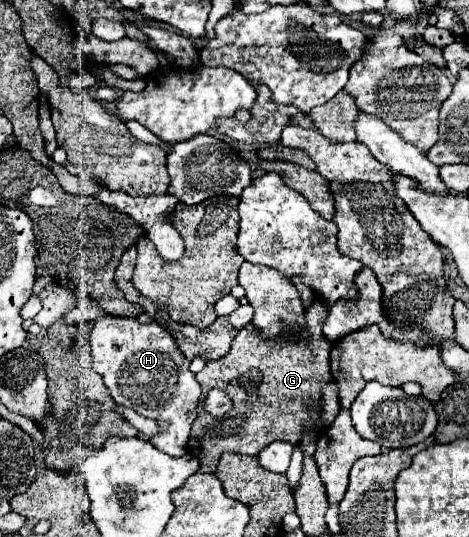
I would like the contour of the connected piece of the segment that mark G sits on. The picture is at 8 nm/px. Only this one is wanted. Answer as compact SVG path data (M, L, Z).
M314 299L314 303L306 309L306 323L300 325L288 325L288 333L300 335L298 341L290 341L286 337L278 339L262 339L258 327L252 327L248 323L236 339L232 341L232 349L228 355L216 361L208 361L206 367L196 373L196 381L202 385L204 391L218 387L218 385L228 385L228 397L234 401L234 419L210 419L210 415L198 415L198 419L192 425L190 441L188 441L188 451L194 453L194 457L200 461L200 471L202 473L214 473L218 467L218 459L224 453L242 453L242 455L258 455L262 447L270 445L272 441L288 441L288 443L298 443L306 431L306 427L318 429L322 425L322 387L330 383L330 347L332 343L322 335L322 323L326 321L330 307L322 303L322 299Z

